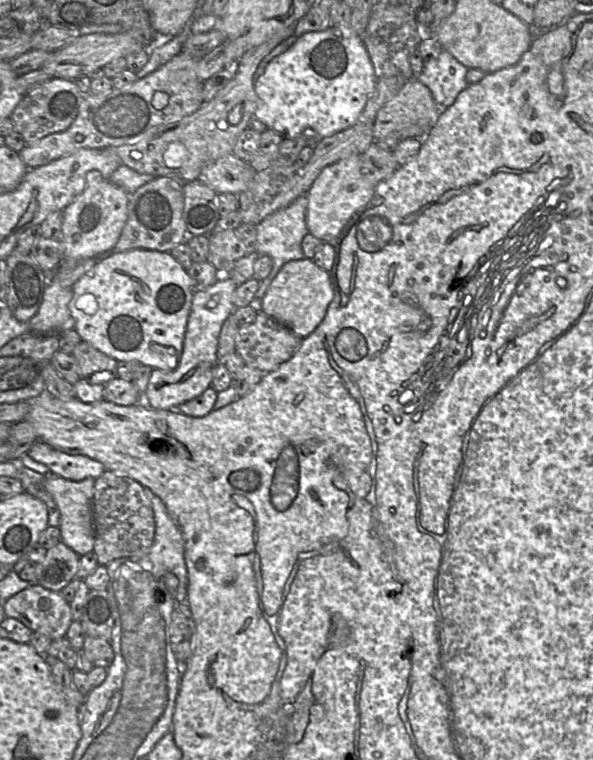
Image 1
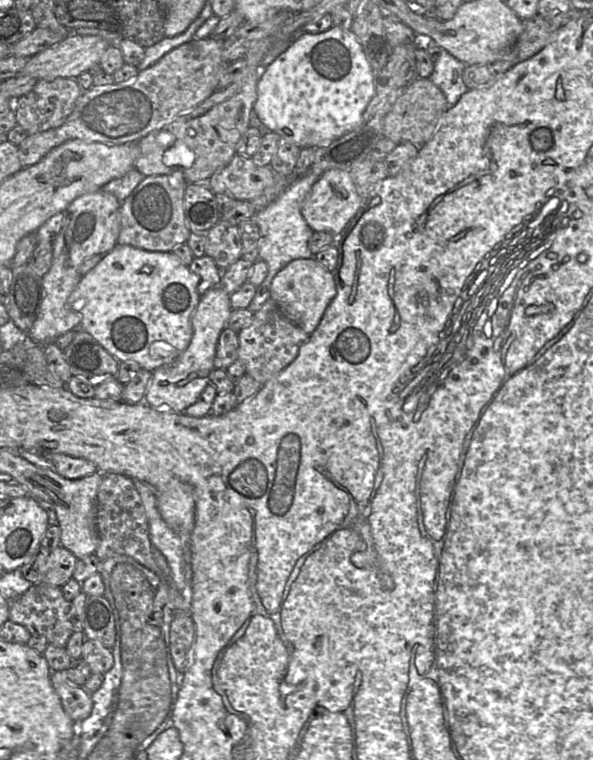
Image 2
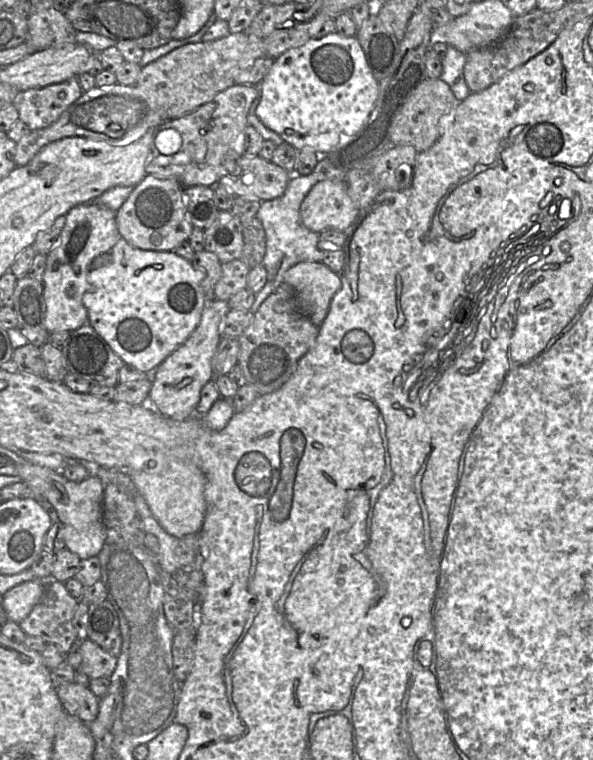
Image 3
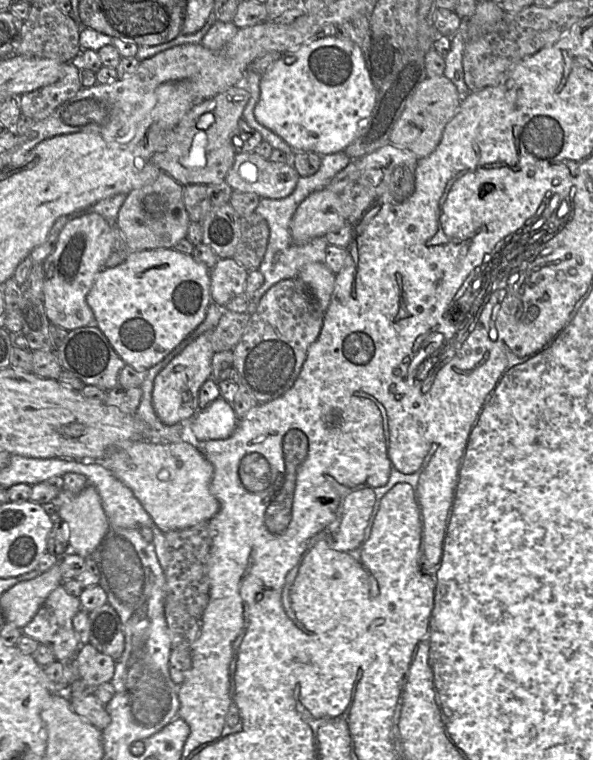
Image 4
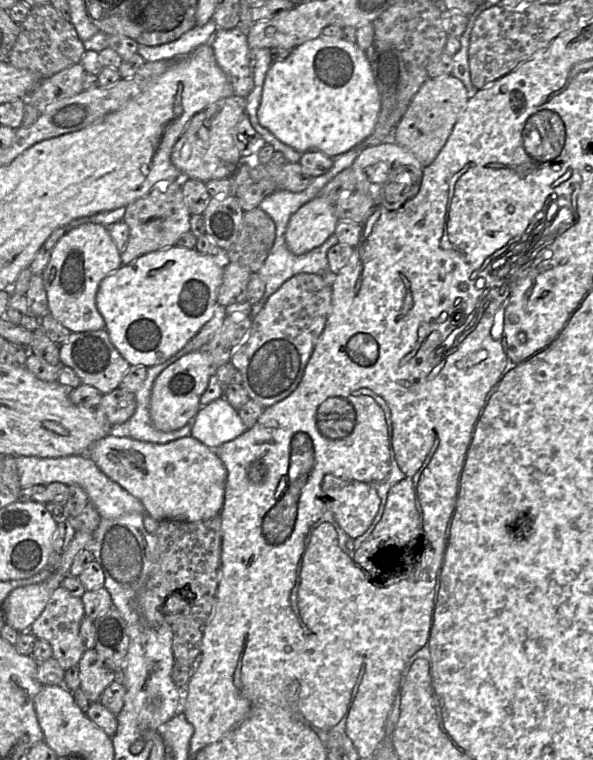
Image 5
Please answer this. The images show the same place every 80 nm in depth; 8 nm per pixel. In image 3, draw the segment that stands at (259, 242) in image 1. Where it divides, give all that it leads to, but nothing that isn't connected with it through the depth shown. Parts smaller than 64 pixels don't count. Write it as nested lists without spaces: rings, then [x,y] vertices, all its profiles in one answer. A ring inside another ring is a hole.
[[[322,155],[310,174],[292,175],[281,196],[261,201],[255,216],[261,221],[266,235],[266,250],[262,265],[267,271],[267,278],[265,285],[255,294],[249,309],[253,314],[261,303],[283,283],[284,274],[290,267],[299,262],[321,262],[323,249],[319,247],[319,234],[303,225],[299,213],[300,206],[316,183],[323,180],[344,180],[346,171],[337,168],[325,155]]]

